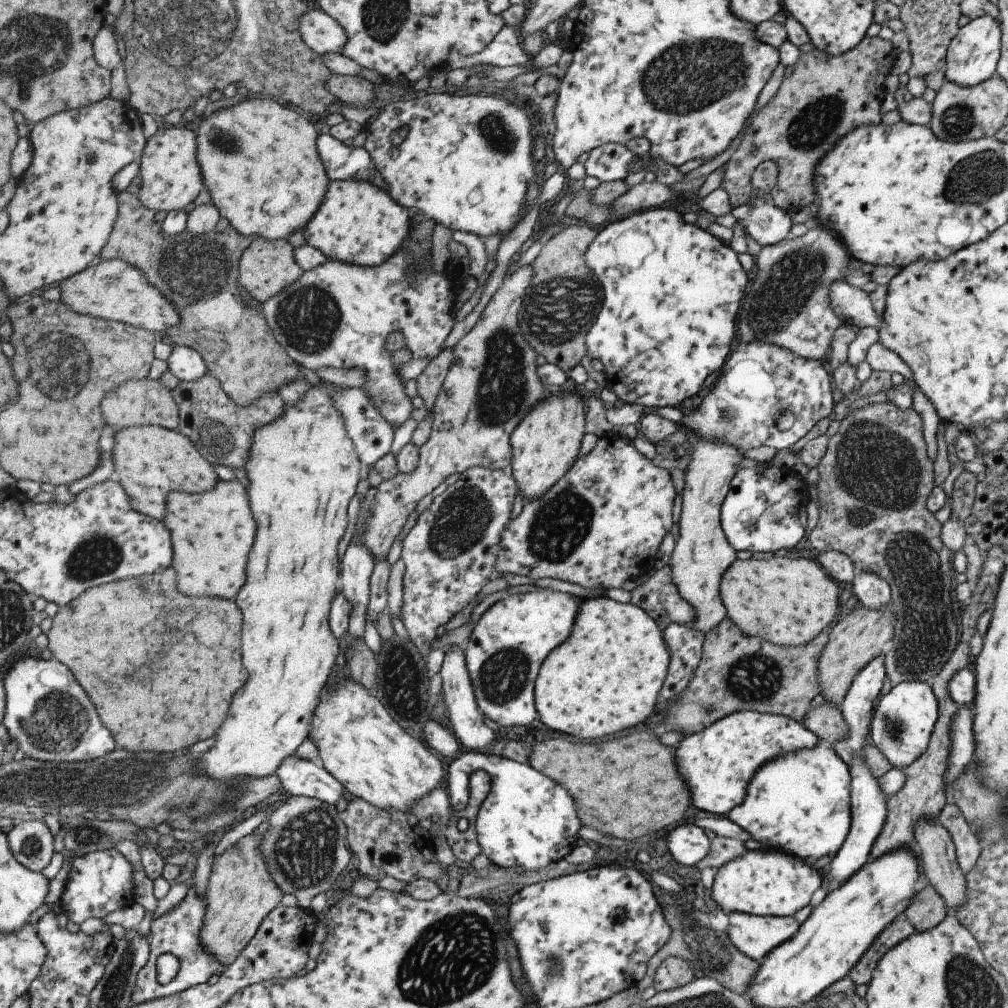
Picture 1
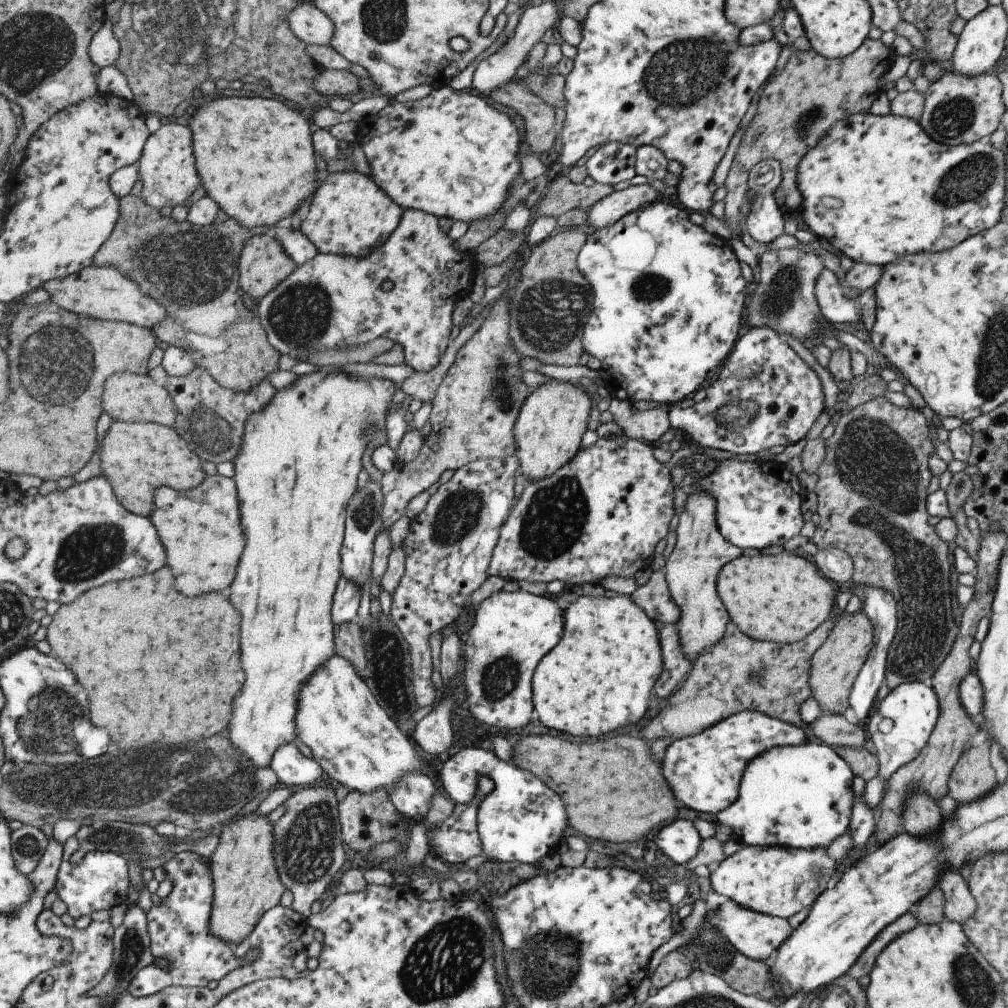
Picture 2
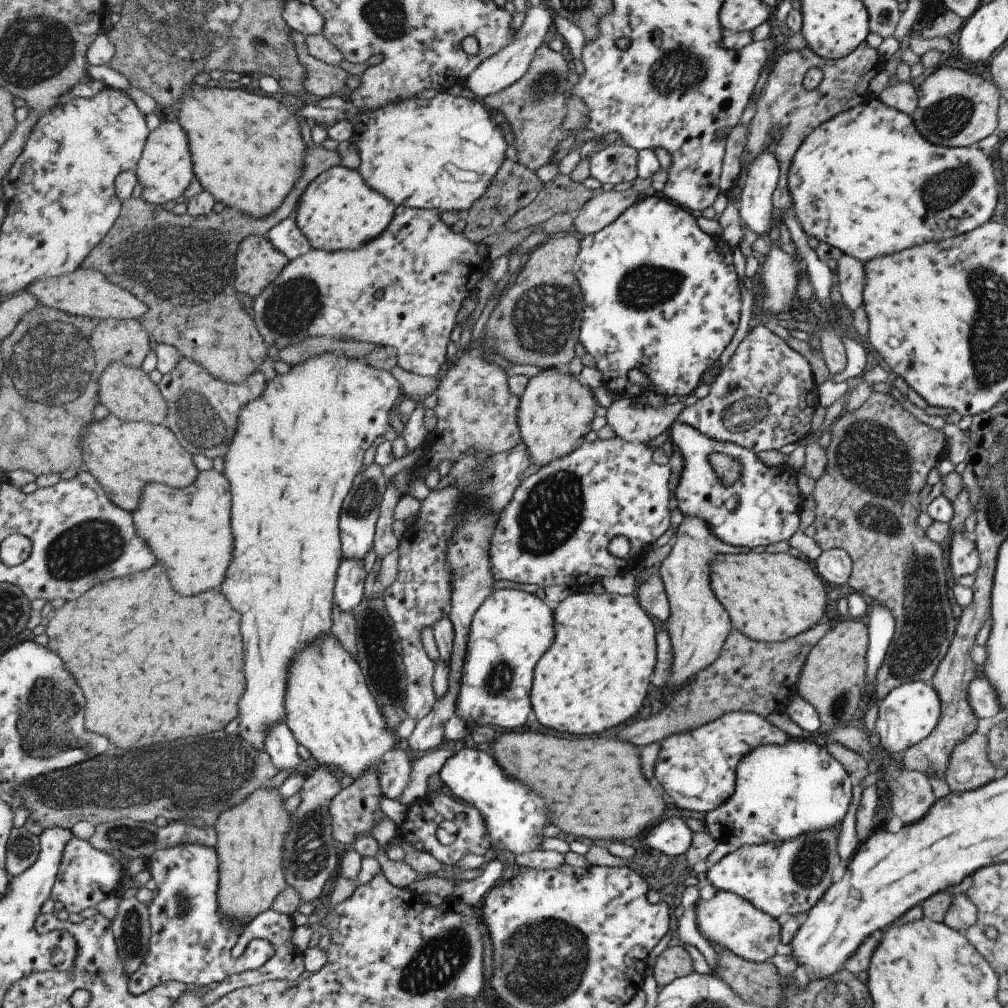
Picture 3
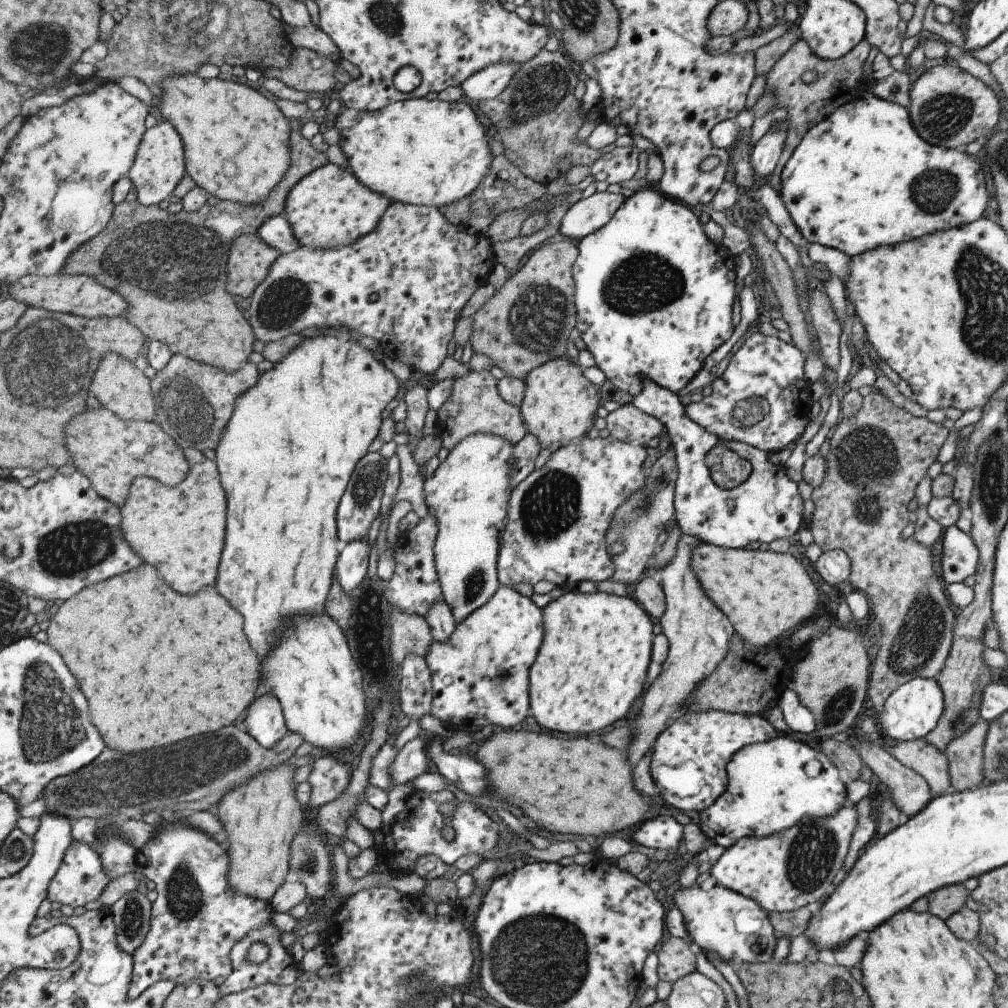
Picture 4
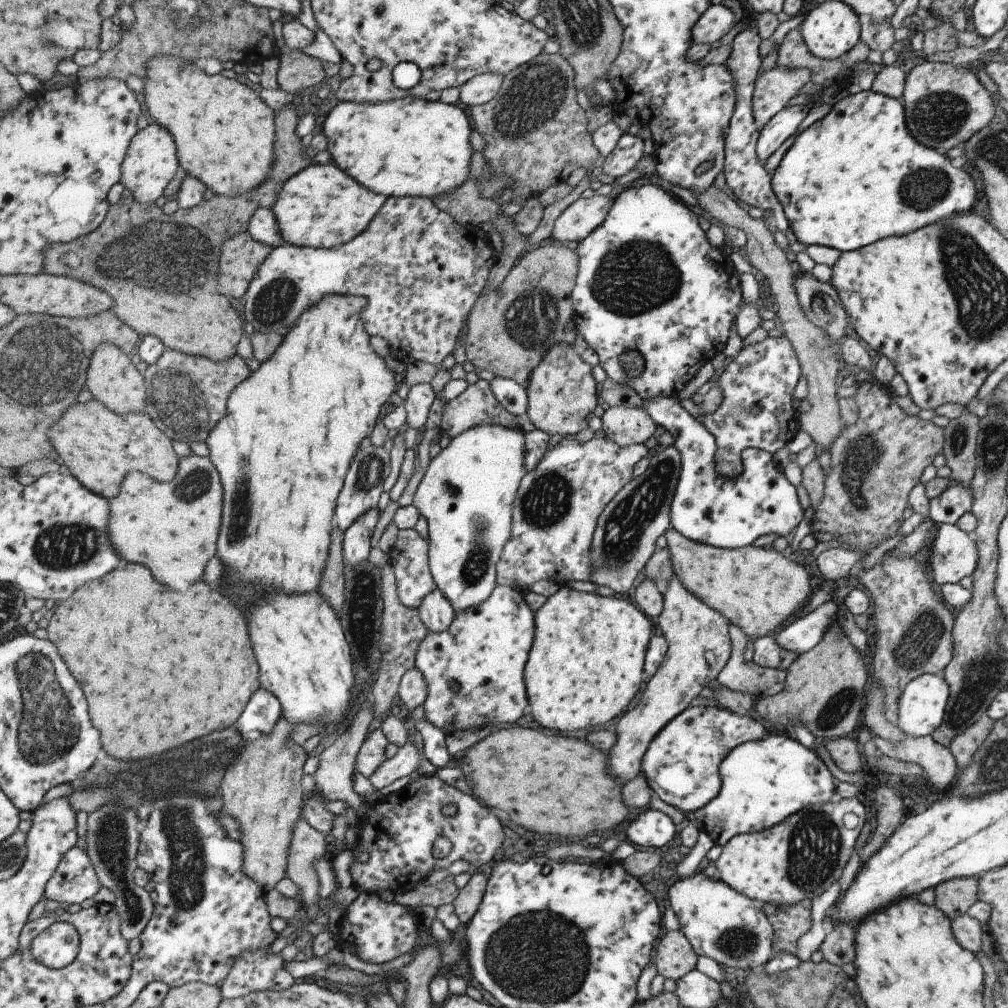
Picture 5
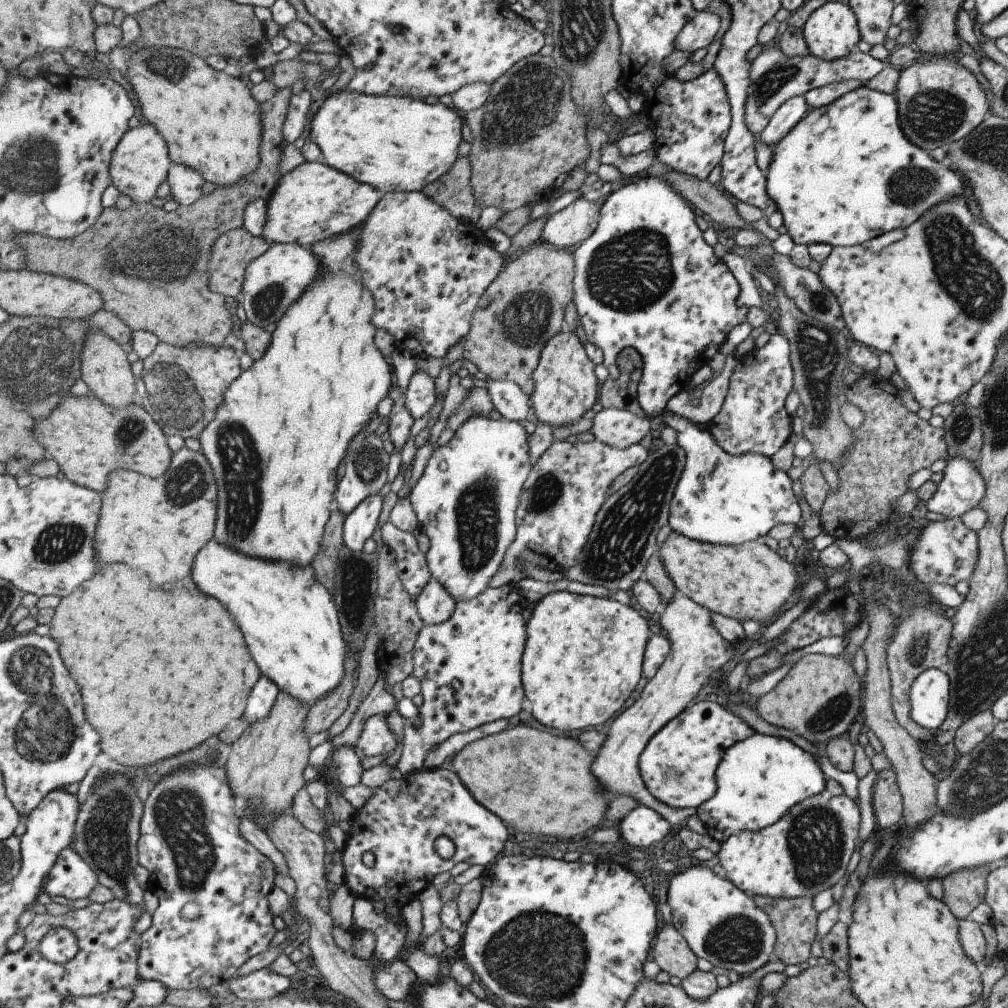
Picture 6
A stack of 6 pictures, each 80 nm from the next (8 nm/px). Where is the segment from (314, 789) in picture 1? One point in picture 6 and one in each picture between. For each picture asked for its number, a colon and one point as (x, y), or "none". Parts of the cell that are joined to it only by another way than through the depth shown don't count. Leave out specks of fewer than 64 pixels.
2: (296, 771)
3: (281, 744)
4: (264, 720)
5: (260, 716)
6: (265, 694)

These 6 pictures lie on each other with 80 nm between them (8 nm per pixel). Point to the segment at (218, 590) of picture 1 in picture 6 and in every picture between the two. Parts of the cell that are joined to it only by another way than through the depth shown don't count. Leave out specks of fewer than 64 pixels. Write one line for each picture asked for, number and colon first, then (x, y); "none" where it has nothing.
2: (200, 528)
3: (189, 529)
4: (175, 528)
5: (173, 527)
6: (158, 525)

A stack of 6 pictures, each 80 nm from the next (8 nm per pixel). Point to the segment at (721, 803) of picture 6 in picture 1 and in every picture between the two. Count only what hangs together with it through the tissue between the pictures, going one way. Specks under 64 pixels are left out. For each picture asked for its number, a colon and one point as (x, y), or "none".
1: (798, 802)
2: (799, 796)
3: (782, 790)
4: (772, 785)
5: (763, 781)

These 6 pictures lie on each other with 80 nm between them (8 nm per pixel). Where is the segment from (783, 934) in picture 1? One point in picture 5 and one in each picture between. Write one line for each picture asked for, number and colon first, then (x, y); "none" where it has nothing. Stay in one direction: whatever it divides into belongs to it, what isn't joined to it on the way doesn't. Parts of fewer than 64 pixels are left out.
2: (755, 935)
3: (735, 925)
4: (735, 928)
5: (728, 927)

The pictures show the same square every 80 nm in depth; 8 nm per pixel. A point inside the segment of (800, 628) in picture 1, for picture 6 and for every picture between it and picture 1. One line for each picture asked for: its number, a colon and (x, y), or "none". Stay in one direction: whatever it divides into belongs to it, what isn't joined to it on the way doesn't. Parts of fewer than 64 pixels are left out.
2: (765, 596)
3: (768, 597)
4: (764, 594)
5: (756, 589)
6: (749, 580)

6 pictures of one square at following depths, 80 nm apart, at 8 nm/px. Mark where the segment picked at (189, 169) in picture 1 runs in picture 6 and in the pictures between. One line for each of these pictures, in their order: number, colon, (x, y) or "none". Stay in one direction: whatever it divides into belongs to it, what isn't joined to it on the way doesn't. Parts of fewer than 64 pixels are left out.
2: (168, 168)
3: (165, 170)
4: (161, 162)
5: (152, 161)
6: (142, 162)

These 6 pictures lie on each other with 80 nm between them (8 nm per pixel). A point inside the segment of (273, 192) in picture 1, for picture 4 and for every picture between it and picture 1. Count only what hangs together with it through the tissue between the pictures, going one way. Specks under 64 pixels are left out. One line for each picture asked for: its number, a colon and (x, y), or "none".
2: (256, 156)
3: (247, 149)
4: (237, 143)

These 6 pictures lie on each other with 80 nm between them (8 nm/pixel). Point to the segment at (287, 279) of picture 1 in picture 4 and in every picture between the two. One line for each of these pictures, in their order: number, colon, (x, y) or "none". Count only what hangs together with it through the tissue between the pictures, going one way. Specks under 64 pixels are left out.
2: (265, 264)
3: (258, 263)
4: (251, 258)

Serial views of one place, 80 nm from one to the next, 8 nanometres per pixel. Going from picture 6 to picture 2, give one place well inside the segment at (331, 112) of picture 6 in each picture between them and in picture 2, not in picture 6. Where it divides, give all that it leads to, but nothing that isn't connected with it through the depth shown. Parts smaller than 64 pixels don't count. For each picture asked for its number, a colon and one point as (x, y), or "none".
2: (452, 153)
3: (442, 153)
4: (424, 152)
5: (407, 147)

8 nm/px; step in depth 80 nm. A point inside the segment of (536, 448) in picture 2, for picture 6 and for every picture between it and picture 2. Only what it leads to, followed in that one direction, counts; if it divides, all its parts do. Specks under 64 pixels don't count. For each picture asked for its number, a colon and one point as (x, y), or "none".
3: (555, 411)
4: (559, 404)
5: (561, 393)
6: (565, 386)

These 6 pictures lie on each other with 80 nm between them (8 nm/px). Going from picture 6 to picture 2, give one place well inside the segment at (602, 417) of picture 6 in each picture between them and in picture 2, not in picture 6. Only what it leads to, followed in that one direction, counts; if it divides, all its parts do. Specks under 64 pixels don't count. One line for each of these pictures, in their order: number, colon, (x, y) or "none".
2: (643, 425)
3: (631, 423)
4: (627, 423)
5: (622, 425)

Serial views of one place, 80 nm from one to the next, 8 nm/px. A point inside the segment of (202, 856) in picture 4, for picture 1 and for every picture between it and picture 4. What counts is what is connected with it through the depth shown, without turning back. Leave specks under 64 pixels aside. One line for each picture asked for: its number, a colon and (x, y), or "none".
1: (179, 931)
2: (180, 926)
3: (191, 942)

